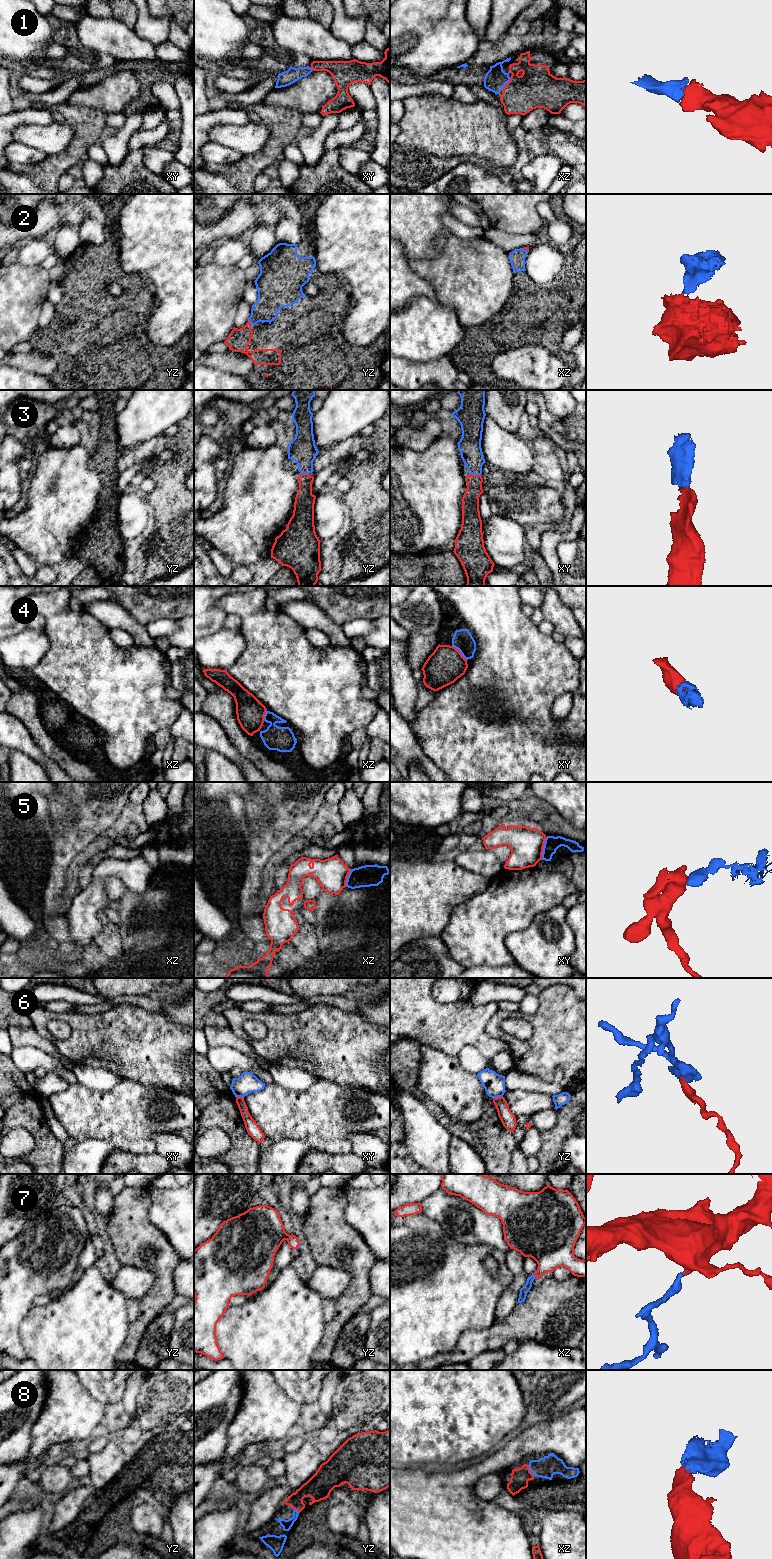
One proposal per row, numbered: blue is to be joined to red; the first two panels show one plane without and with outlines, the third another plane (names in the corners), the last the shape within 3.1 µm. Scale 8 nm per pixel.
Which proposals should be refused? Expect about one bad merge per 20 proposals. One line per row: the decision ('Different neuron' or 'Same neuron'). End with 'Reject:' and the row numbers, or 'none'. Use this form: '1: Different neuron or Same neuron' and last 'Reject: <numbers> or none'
1: Same neuron
2: Same neuron
3: Same neuron
4: Same neuron
5: Different neuron
6: Different neuron
7: Same neuron
8: Same neuron
Reject: 5, 6

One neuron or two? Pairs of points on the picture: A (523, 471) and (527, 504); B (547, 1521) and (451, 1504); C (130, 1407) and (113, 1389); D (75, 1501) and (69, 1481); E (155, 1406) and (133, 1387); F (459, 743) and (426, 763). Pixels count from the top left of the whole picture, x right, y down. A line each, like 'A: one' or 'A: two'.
A: two
B: two
C: two
D: two
E: two
F: two

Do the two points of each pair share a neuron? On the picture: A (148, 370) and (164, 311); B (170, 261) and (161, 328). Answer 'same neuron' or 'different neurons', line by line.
A: different neurons
B: same neuron

